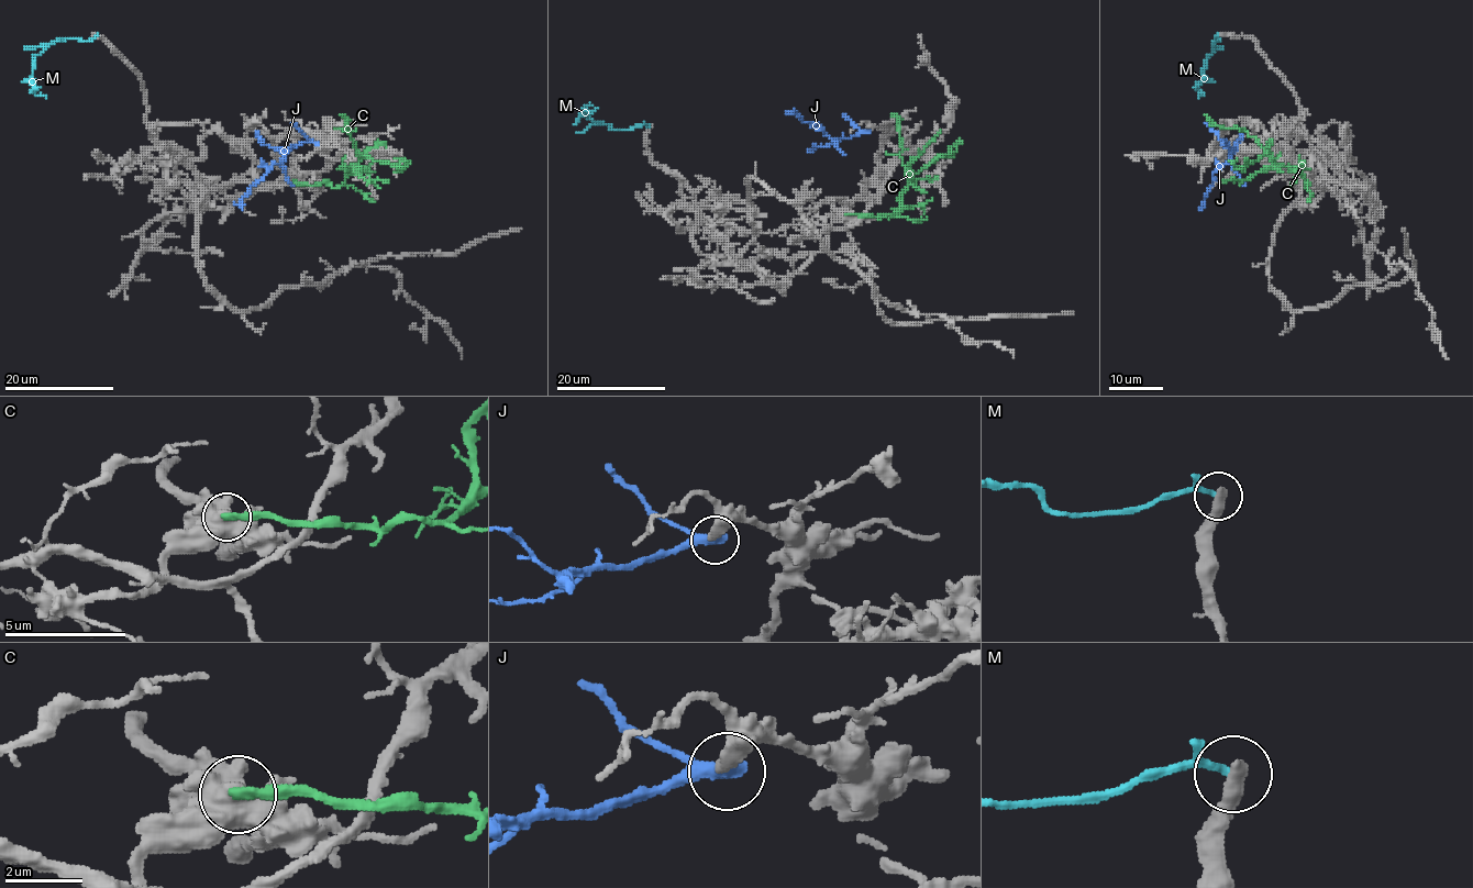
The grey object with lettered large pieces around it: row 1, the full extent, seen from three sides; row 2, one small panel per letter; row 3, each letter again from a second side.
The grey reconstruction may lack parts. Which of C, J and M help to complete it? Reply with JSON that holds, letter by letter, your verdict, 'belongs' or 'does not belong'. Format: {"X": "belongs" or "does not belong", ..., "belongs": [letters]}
{"C": "does not belong", "J": "does not belong", "M": "does not belong", "belongs": []}

